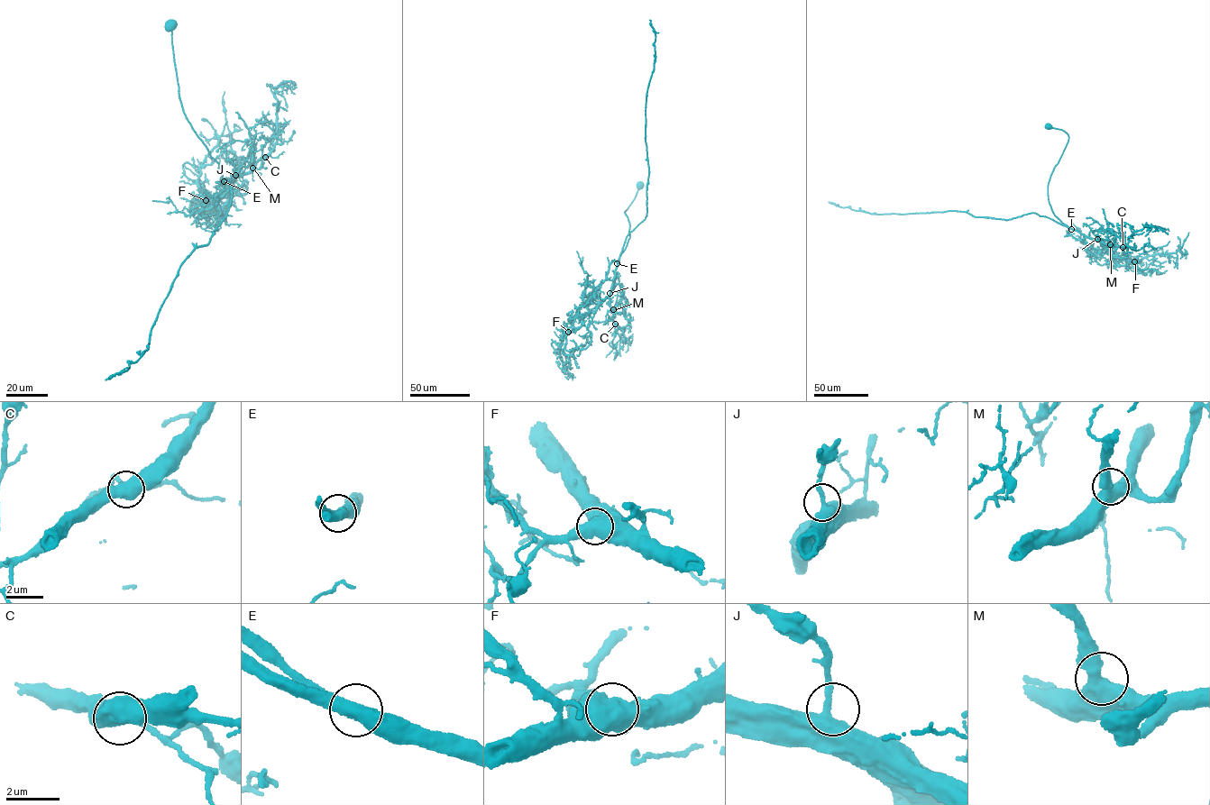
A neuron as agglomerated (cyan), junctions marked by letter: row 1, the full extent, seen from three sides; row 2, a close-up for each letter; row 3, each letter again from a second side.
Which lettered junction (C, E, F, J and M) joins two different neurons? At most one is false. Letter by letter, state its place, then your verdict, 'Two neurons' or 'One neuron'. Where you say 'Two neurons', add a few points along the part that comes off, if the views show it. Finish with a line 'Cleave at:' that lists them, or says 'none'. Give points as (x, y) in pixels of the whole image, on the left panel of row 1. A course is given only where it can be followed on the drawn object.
C: Place: (265, 157). One neuron
E: Place: (224, 181). One neuron
F: Place: (206, 200). One neuron
J: Place: (235, 175). One neuron
M: Place: (252, 168). One neuron
Cleave at: none

